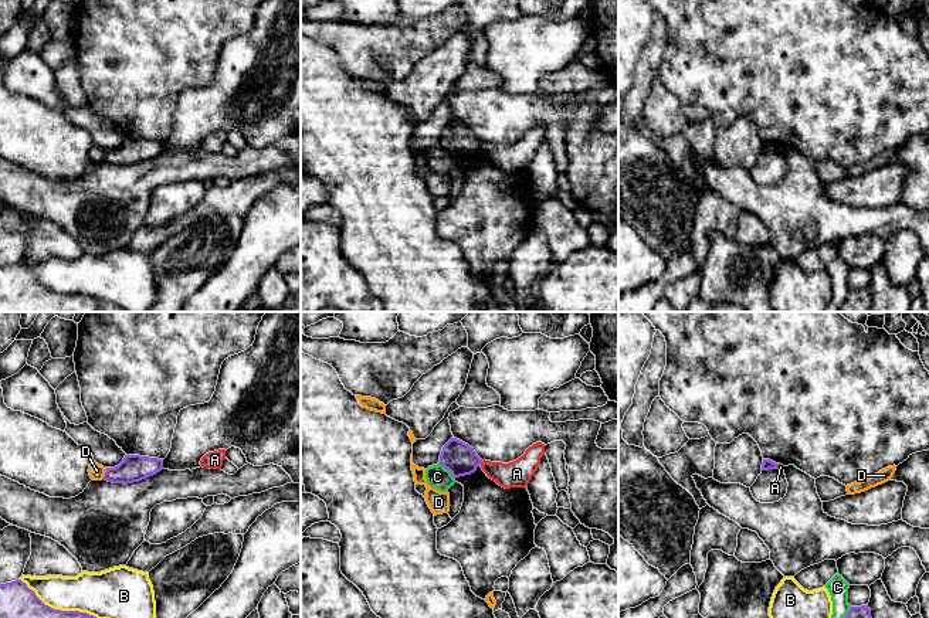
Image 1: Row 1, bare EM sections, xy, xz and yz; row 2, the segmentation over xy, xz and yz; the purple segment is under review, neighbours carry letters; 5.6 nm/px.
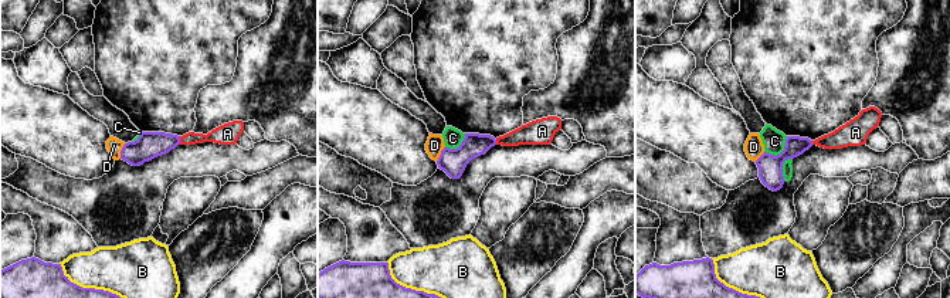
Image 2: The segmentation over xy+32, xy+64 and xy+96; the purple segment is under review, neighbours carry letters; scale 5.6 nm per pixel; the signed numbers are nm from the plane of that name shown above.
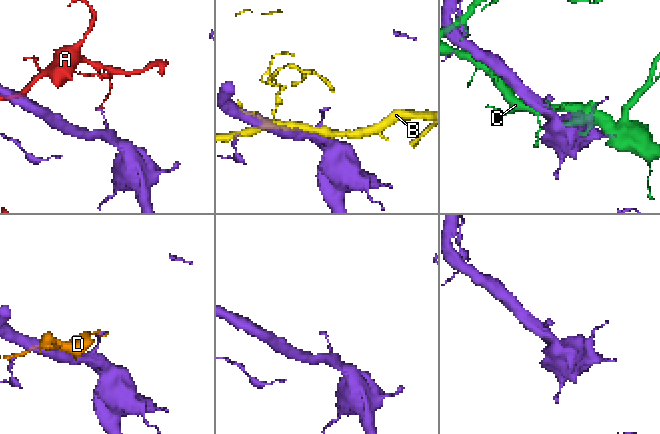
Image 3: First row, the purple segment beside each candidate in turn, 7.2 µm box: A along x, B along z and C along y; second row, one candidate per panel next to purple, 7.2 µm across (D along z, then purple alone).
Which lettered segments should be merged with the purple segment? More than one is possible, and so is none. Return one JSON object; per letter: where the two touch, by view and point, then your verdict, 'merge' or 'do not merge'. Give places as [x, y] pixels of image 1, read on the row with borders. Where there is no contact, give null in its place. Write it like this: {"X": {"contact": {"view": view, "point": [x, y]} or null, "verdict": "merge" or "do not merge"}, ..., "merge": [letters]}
{"A": {"contact": {"view": "xz", "point": [480, 462]}, "verdict": "do not merge"}, "B": {"contact": {"view": "xy", "point": [58, 610]}, "verdict": "do not merge"}, "C": {"contact": {"view": "xz", "point": [447, 468]}, "verdict": "do not merge"}, "D": {"contact": {"view": "xy", "point": [105, 474]}, "verdict": "do not merge"}, "merge": []}

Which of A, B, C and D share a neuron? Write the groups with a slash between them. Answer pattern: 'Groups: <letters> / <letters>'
Groups: A / B / C / D

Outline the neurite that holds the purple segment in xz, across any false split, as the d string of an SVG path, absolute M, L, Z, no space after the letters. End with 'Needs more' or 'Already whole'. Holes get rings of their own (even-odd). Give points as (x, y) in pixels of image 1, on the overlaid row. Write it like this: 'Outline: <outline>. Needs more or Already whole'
Outline: M451 438L443 446L438 464L448 469L454 478L460 478L474 473L481 461L472 446L457 438Z. Already whole

